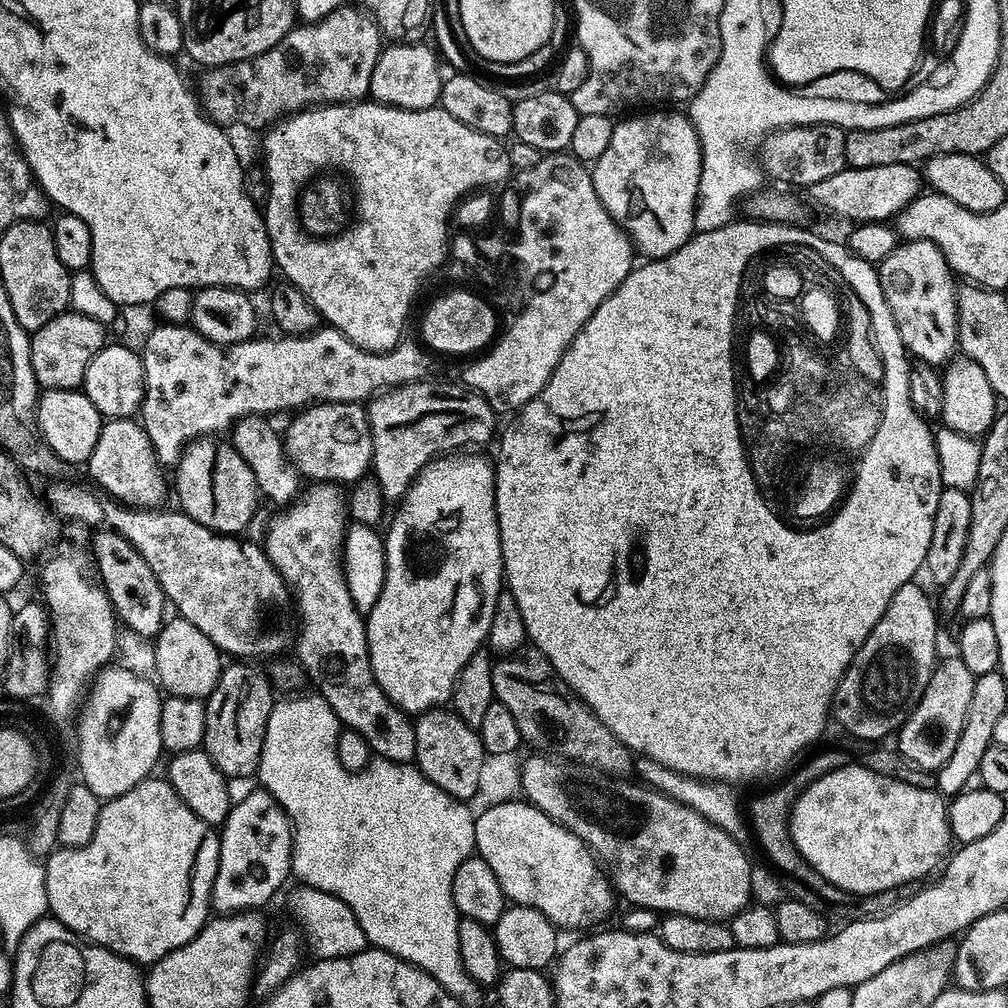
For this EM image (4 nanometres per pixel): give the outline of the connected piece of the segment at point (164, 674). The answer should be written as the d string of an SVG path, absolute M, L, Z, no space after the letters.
M177 618L169 619L155 637L156 665L155 675L160 675L158 684L165 693L173 696L185 696L191 700L204 700L211 697L222 683L220 676L220 659L222 653L210 638L198 626L188 620Z

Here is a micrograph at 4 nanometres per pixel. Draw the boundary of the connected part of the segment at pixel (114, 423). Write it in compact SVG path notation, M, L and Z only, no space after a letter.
M112 418L101 427L100 442L86 461L86 469L113 496L135 510L156 510L164 495L169 495L170 480L164 477L165 465L160 463L156 450L146 434L143 423L132 418Z

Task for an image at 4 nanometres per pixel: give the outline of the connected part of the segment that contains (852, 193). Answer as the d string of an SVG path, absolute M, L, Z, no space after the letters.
M911 164L844 167L838 174L811 185L810 192L820 204L825 204L840 216L849 216L852 222L886 222L901 212L914 197L921 195L922 172Z

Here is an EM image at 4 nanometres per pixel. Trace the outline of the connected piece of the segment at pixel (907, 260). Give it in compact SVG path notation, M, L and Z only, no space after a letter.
M925 240L897 243L896 249L878 265L882 294L898 326L900 341L913 357L943 365L958 348L956 338L956 289L954 273L944 255Z

